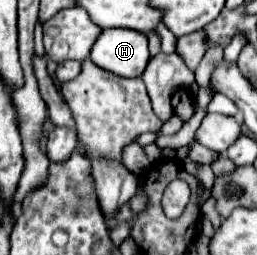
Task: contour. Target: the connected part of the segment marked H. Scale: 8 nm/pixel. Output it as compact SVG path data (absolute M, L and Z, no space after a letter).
M104 29L94 41L90 61L114 75L140 77L150 61L148 39L132 29Z

